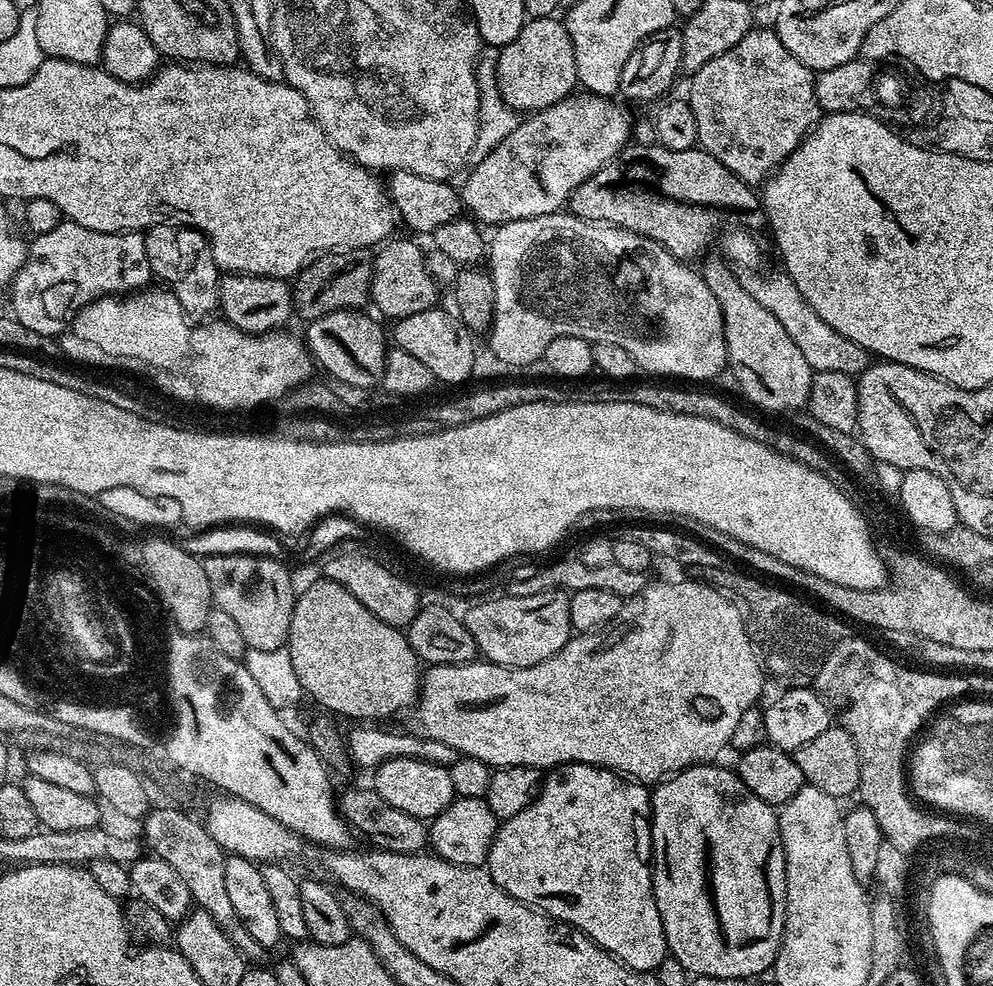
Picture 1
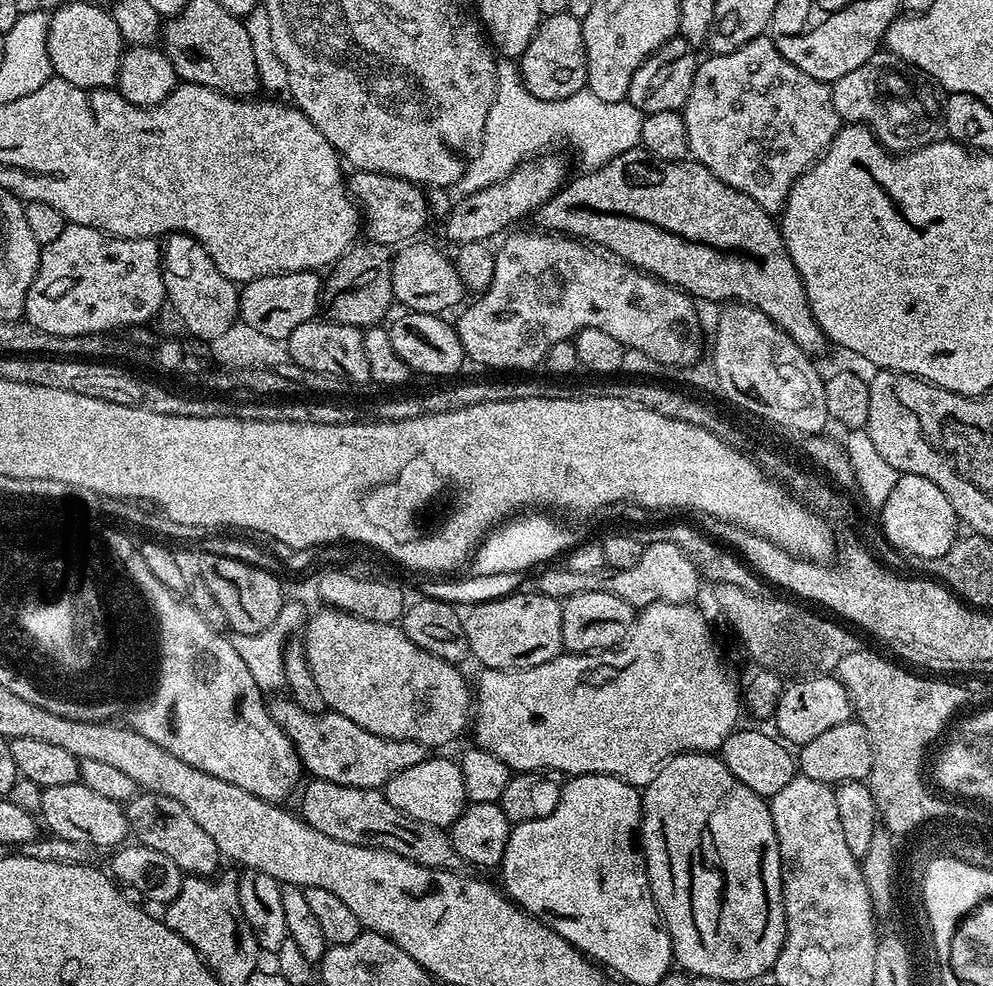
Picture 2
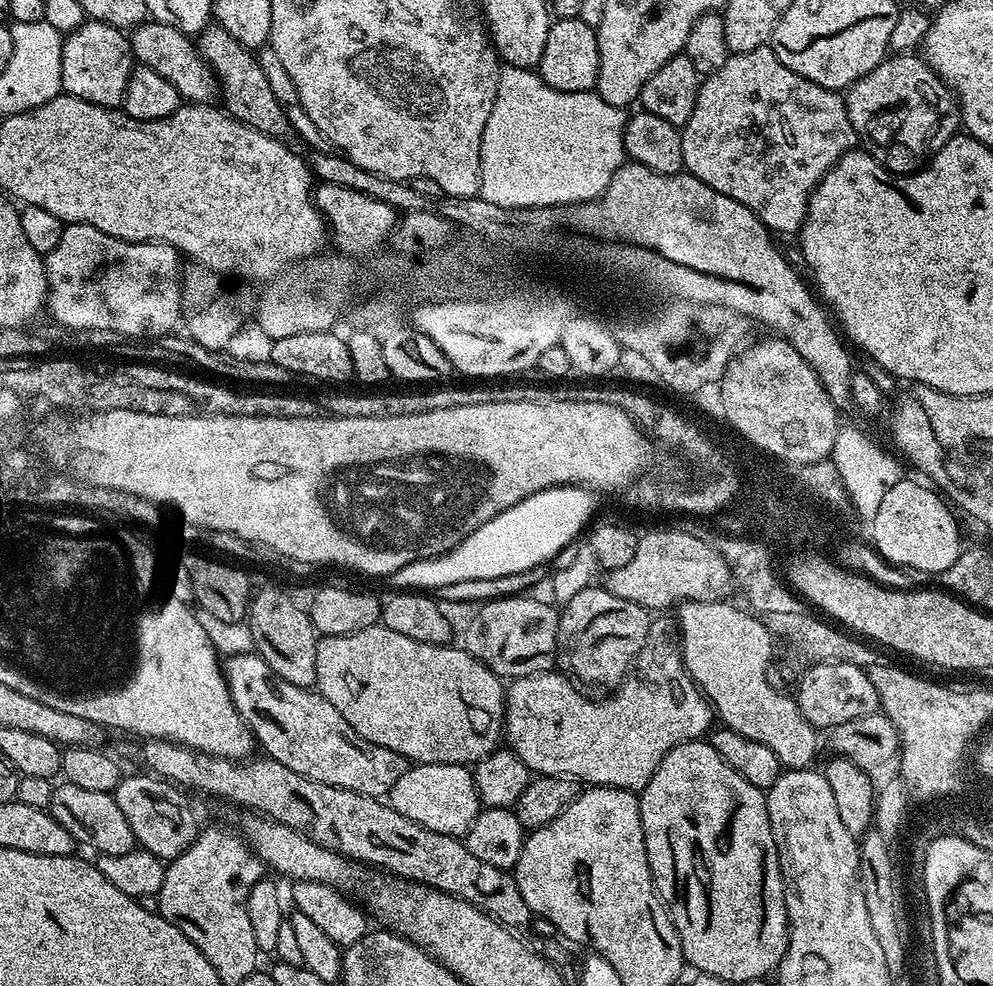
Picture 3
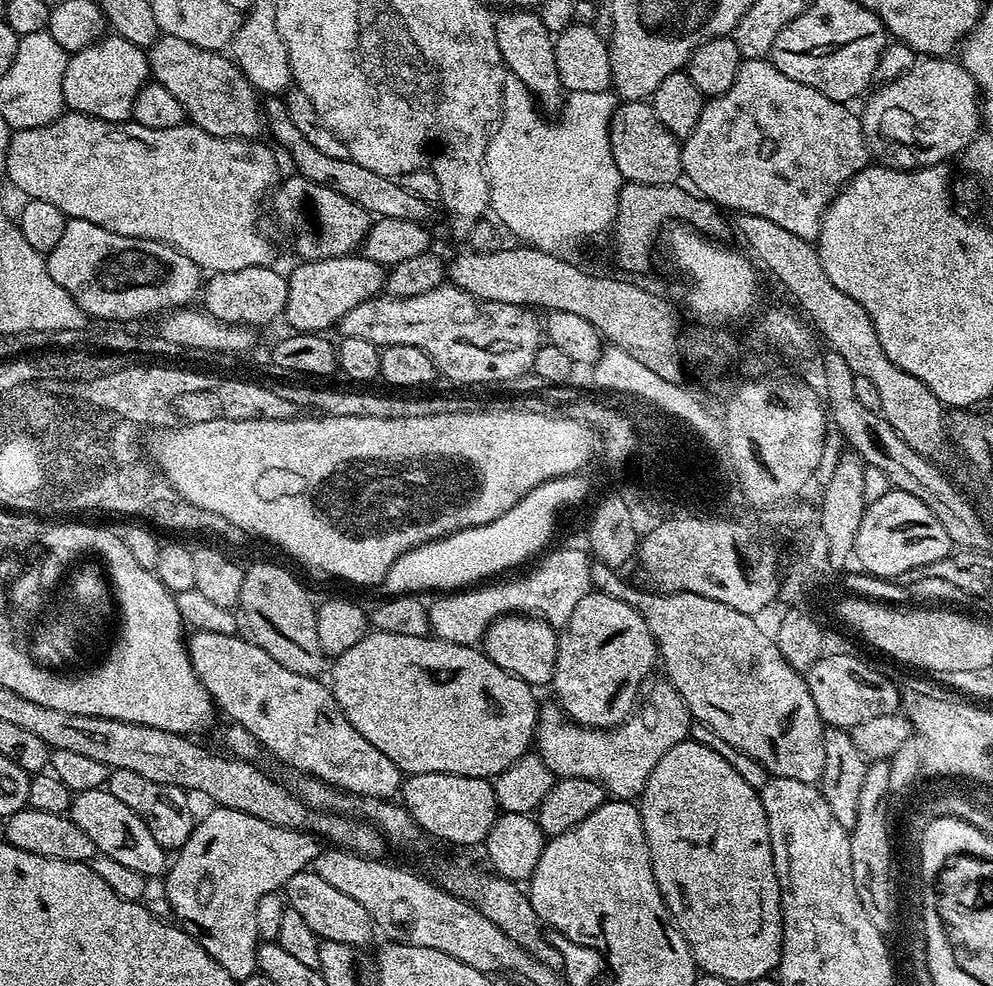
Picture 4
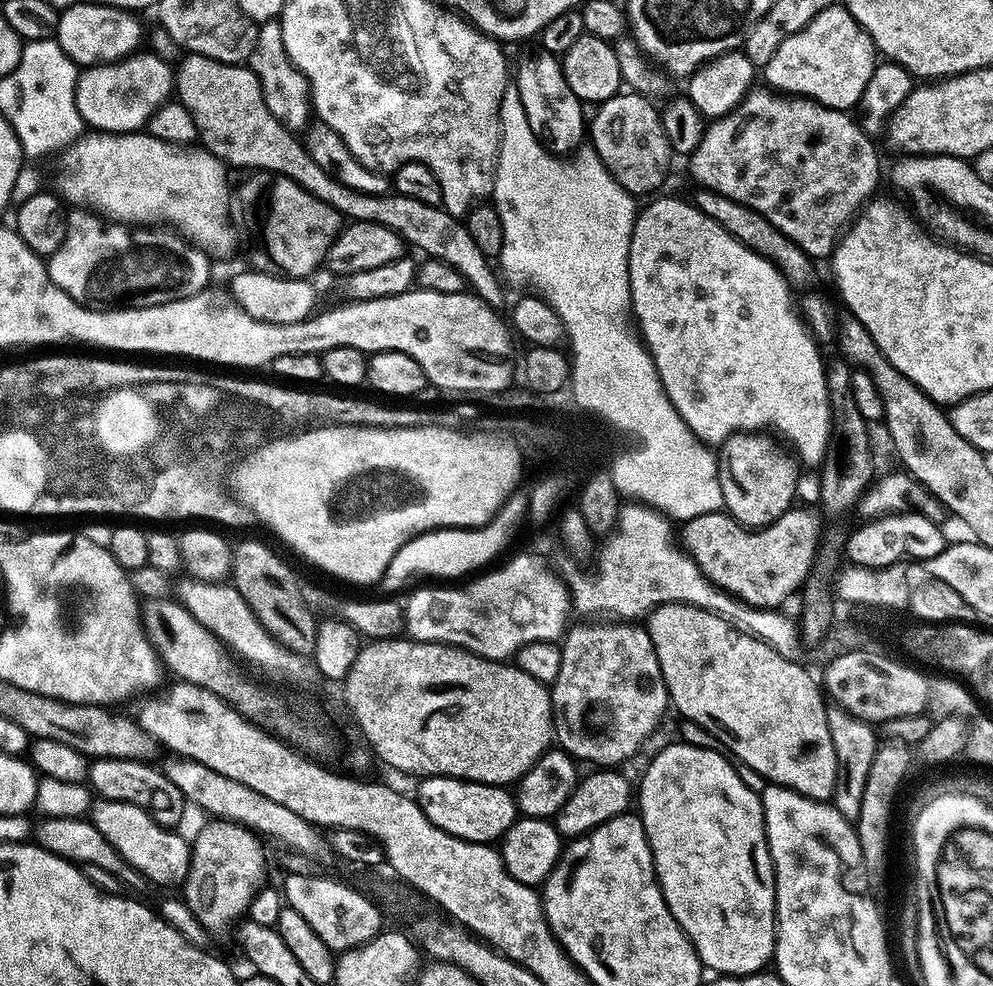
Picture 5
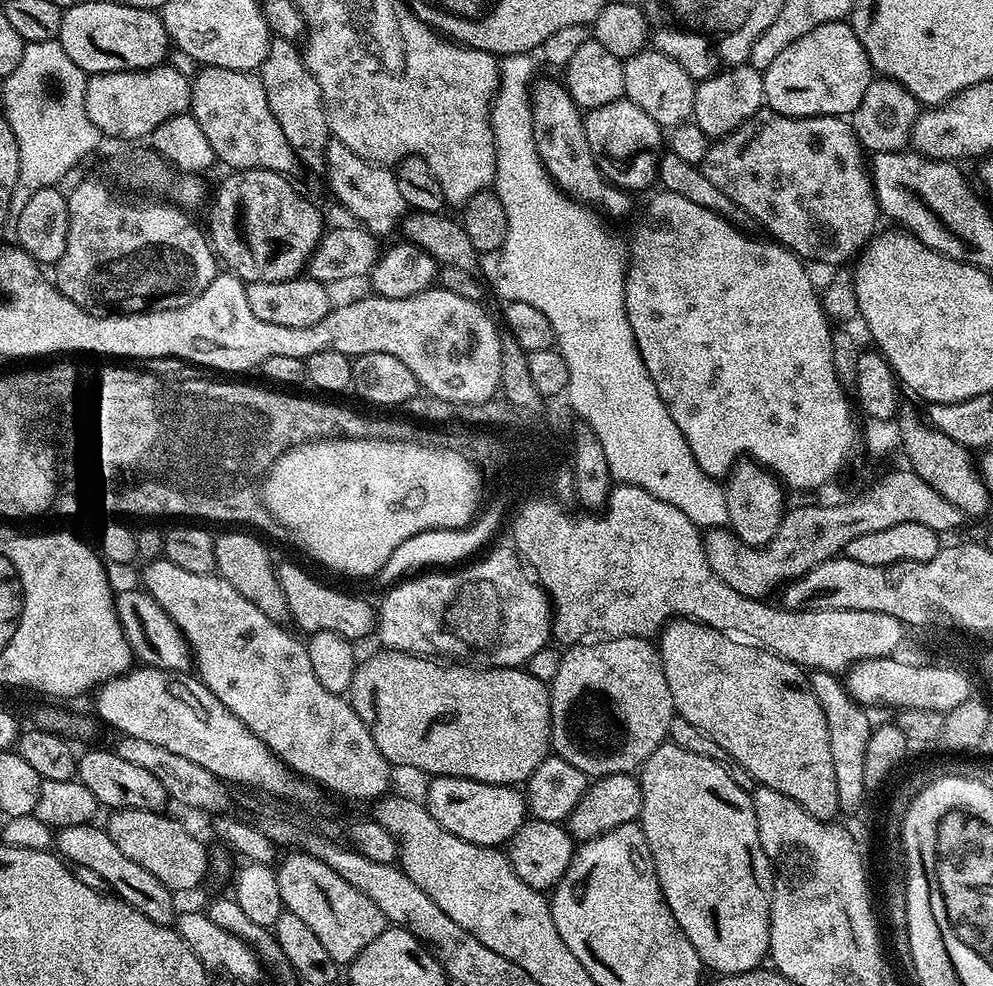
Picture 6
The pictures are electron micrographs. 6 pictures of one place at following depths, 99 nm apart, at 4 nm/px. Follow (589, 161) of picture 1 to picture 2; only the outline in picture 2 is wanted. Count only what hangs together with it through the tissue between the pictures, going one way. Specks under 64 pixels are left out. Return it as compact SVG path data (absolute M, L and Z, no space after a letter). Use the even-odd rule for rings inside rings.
M541 154L525 160L510 175L494 182L489 188L483 188L481 192L469 196L461 195L453 203L452 211L446 217L448 225L444 228L445 234L453 240L453 245L491 241L491 236L499 237L505 230L516 226L511 224L516 224L523 216L528 216L531 212L533 215L539 210L566 183L564 164L552 155L556 154Z

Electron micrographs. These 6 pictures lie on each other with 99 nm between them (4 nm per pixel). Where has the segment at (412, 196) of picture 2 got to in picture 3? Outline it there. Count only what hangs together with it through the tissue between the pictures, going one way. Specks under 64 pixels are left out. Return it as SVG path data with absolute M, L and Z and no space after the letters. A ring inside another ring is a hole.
M319 183L314 190L316 206L324 218L327 229L337 248L343 255L353 258L367 257L375 253L380 243L387 241L396 229L397 209L386 202L378 202L378 198L370 198L353 188Z

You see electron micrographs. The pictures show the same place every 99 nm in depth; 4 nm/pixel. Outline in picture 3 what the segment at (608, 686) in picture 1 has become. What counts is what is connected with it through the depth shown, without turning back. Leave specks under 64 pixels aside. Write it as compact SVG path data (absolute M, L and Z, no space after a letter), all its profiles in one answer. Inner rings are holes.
M649 631L644 649L636 655L634 672L635 668L636 676L629 675L615 689L616 696L609 700L583 700L576 693L577 685L556 670L515 677L506 688L504 722L506 744L512 749L515 759L519 763L521 760L532 774L571 778L576 782L585 780L583 783L588 786L626 788L637 794L643 792L664 755L687 740L701 739L713 727L714 713L704 693L684 668L677 641L673 637L671 640L666 633Z

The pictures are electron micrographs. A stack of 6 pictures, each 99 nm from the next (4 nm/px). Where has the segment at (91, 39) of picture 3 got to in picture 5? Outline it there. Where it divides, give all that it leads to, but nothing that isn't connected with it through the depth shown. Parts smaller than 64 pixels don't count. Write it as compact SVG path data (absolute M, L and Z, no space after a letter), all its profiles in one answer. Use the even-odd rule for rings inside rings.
M137 50L130 56L123 56L121 60L115 60L109 64L93 64L85 67L83 71L76 77L76 105L78 106L78 114L84 119L85 125L89 129L98 132L139 132L148 123L148 119L154 114L154 110L161 108L163 104L169 103L170 97L174 92L174 68L173 65L167 64L161 58L156 57L152 51Z

